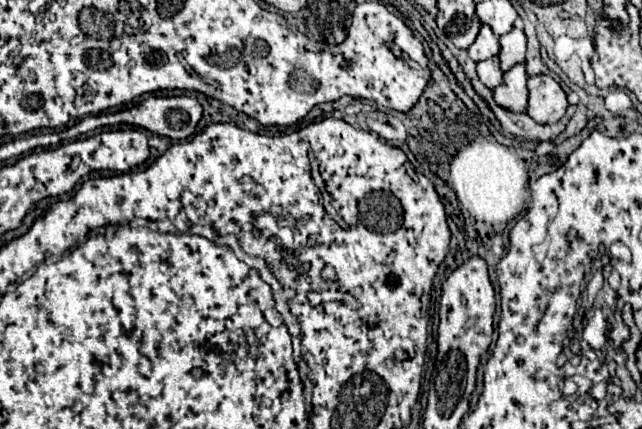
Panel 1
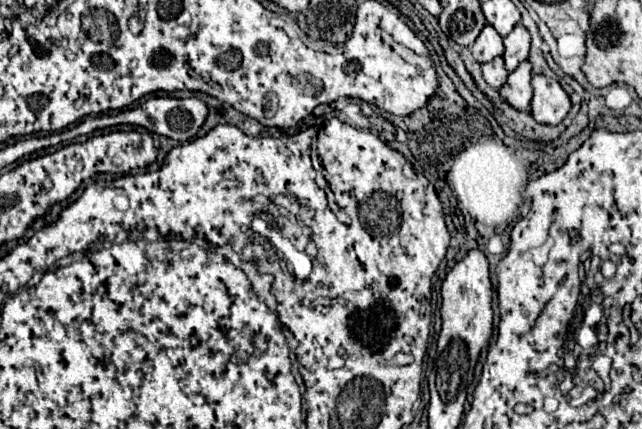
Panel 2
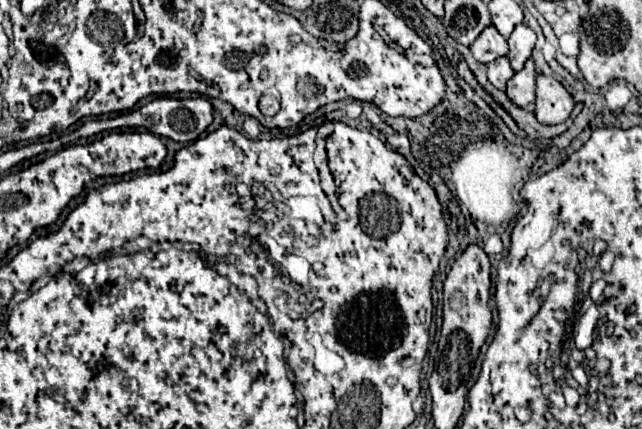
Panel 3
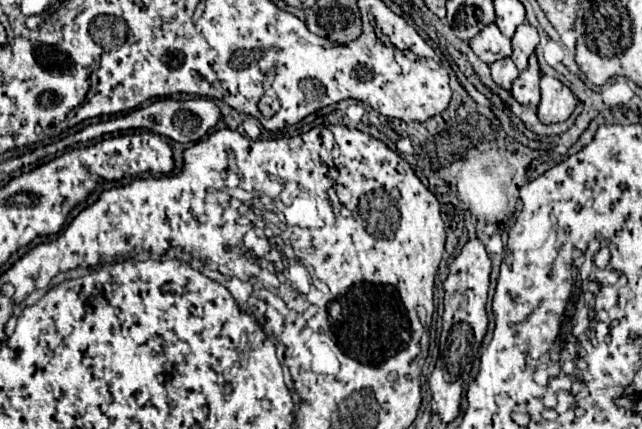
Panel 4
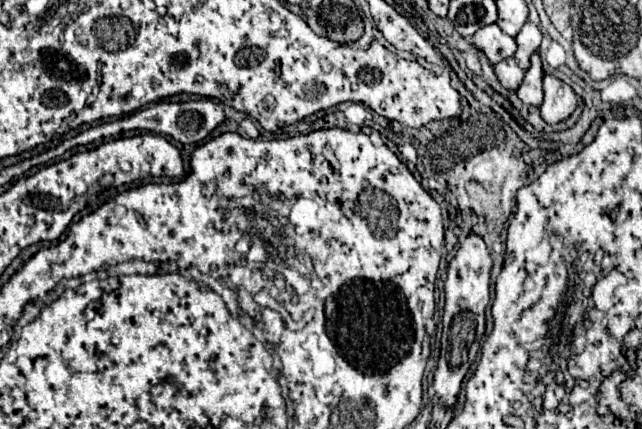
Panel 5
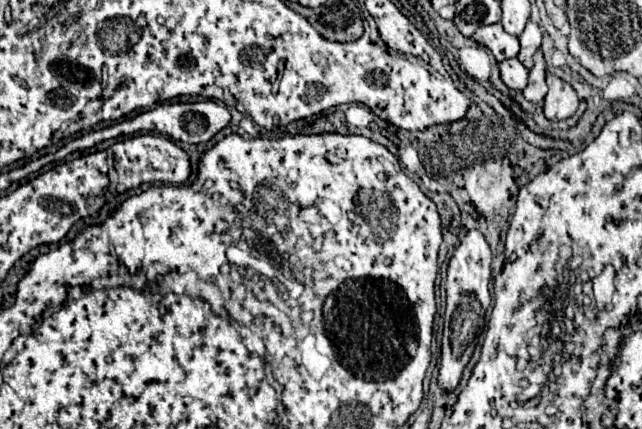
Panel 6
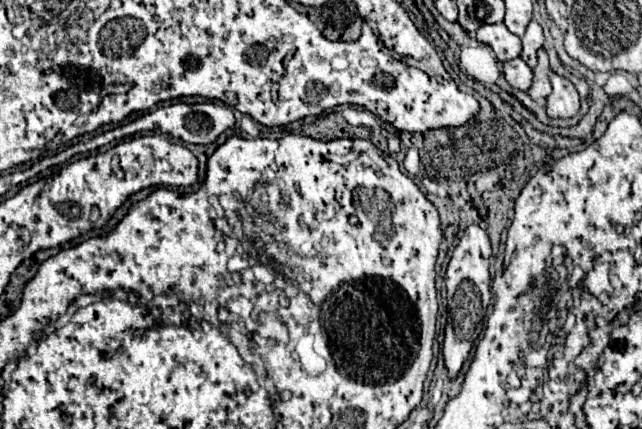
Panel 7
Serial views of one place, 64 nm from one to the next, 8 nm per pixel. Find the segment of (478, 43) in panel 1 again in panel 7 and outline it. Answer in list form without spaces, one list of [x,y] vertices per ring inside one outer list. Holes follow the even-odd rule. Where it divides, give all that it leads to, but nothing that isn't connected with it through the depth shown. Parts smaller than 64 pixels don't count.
[[[502,22],[480,26],[480,28],[476,30],[476,40],[488,44],[488,46],[494,50],[494,54],[496,54],[496,58],[498,58],[500,62],[518,58],[520,52],[522,52],[520,38],[518,38],[516,34],[512,34]]]

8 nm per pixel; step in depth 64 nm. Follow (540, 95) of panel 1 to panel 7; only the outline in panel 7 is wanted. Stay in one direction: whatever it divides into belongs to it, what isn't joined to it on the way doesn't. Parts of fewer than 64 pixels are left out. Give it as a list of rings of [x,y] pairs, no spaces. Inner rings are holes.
[[[550,74],[552,94],[546,98],[546,114],[550,118],[572,118],[580,108],[580,96],[574,84],[558,74]]]

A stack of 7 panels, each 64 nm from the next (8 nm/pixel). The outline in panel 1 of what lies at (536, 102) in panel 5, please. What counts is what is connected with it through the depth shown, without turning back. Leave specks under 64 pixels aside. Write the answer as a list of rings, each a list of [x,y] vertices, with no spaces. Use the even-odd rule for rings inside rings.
[[[516,64],[504,72],[504,82],[492,90],[494,102],[510,112],[526,112],[528,106],[528,88],[526,88],[526,66]]]

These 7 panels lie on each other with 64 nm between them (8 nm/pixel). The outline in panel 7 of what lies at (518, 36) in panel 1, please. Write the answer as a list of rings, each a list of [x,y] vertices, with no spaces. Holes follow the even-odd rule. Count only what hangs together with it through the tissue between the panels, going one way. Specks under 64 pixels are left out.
[[[532,20],[532,22],[528,24],[524,36],[522,36],[522,54],[520,54],[520,58],[522,58],[530,68],[536,66],[536,50],[542,46],[542,42],[544,42],[542,26],[540,26],[536,20]]]

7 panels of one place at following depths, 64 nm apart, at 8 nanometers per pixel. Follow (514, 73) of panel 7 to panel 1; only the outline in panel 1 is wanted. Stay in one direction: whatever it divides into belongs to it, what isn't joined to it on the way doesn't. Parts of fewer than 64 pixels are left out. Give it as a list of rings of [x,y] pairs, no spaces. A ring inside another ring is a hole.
[[[498,58],[478,62],[478,64],[476,64],[476,72],[478,72],[480,82],[482,82],[484,86],[488,86],[490,90],[496,88],[496,84],[500,84],[500,80],[502,80],[502,70],[500,70]]]

